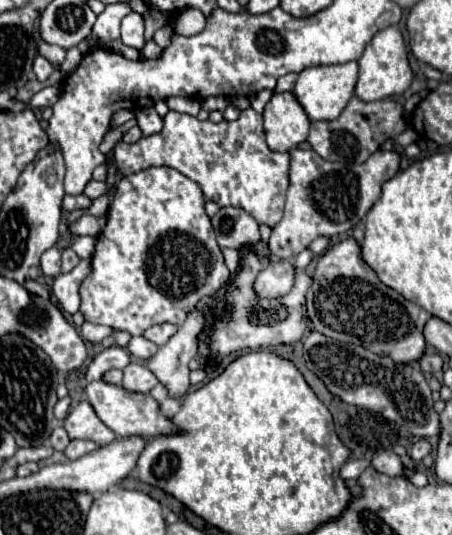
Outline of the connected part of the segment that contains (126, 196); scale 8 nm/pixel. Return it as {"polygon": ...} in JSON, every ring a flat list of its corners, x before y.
{"polygon":[[168,166,124,176,112,196,106,228,98,236,92,256,92,272,80,286,80,312,84,318,92,324,106,324,114,330,126,330,132,336,140,336,154,324,168,322,180,326,202,298,214,296,230,280,230,272,212,234,204,204,206,198,200,186]]}

